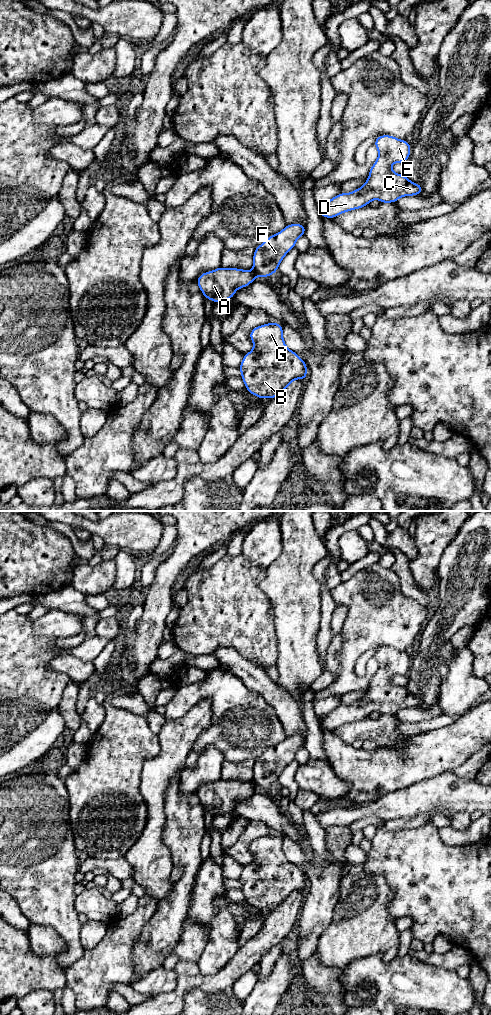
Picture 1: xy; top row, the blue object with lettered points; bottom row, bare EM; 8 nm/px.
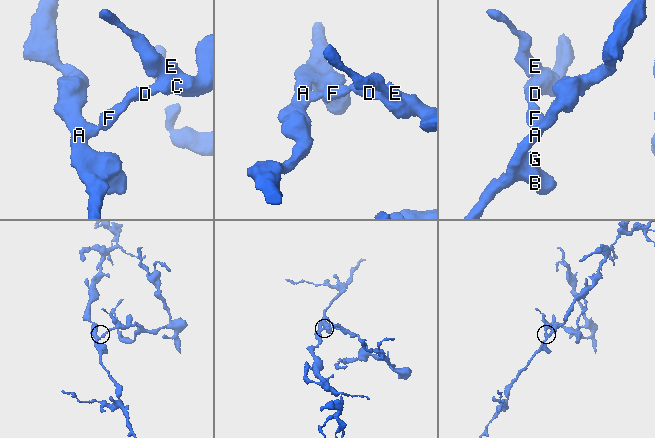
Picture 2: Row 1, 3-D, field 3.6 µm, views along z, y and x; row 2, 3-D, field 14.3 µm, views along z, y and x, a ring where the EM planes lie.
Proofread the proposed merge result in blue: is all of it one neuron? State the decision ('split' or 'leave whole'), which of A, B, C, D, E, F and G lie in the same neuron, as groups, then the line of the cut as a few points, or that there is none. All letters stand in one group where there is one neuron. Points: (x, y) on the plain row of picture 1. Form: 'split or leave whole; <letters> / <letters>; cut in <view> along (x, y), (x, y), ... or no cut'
split; A B G / C D E F; cut in xy along (253, 782), (256, 788)

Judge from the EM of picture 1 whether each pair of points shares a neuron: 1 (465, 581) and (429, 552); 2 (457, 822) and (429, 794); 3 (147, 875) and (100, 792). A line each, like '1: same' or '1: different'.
1: different
2: different
3: different

